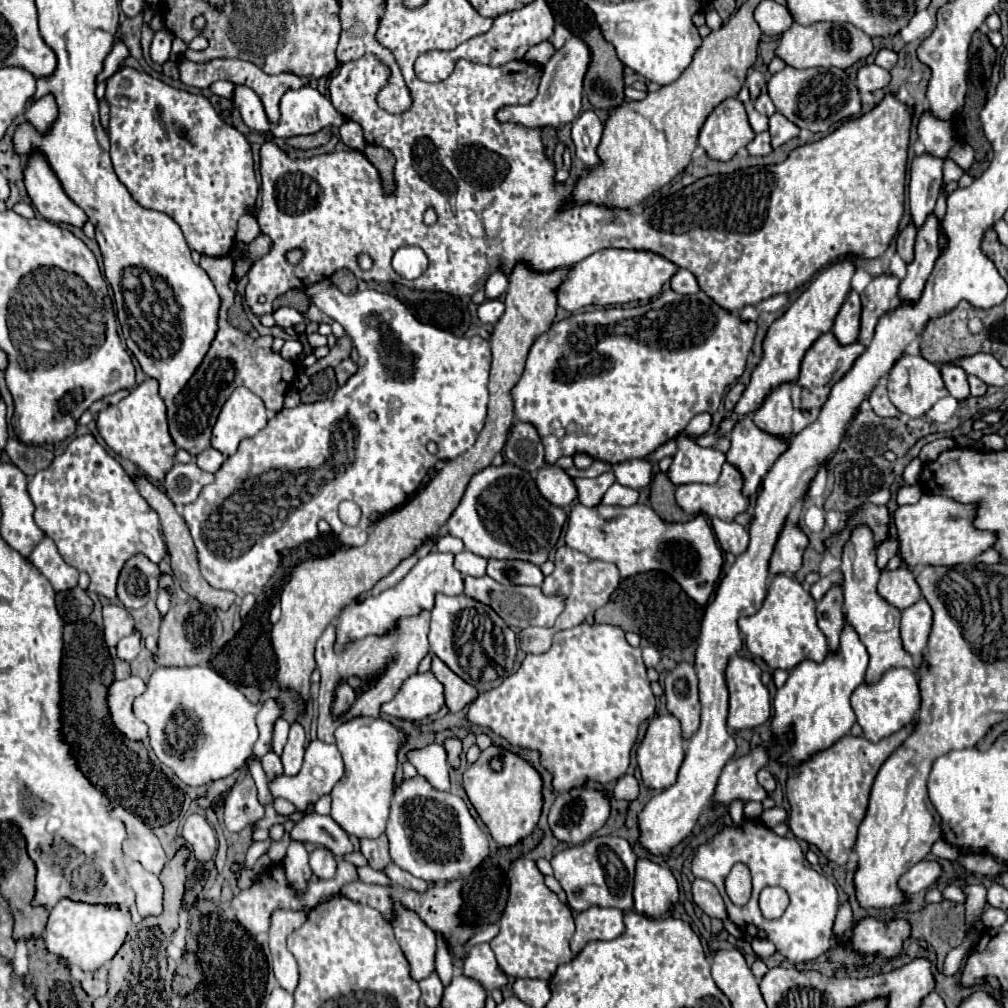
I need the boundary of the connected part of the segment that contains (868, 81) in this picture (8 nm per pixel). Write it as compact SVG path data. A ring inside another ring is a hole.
M866 64L858 70L858 90L860 90L860 94L886 88L888 84L890 84L890 72L876 66L876 64Z

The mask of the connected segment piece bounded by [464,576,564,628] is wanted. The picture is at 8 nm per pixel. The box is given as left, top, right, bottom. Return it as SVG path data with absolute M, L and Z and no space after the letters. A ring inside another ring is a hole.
M466 576L464 578L464 594L492 606L492 610L510 626L528 628L528 626L552 626L558 614L564 610L564 598L548 598L536 586L502 586L500 582L492 580L490 576Z

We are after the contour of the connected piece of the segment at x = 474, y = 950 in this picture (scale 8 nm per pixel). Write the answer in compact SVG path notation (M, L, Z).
M486 942L476 944L464 952L462 976L480 982L488 992L492 992L494 988L502 988L506 984L506 974L498 966L492 948Z

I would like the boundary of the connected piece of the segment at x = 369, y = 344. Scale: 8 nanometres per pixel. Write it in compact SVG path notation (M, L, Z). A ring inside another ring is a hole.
M328 280L324 282L318 282L314 286L310 286L306 290L306 294L314 300L314 304L326 312L330 318L334 318L344 330L346 334L352 338L354 342L354 348L358 350L358 372L352 374L348 378L348 382L344 386L340 386L336 390L336 396L332 400L326 400L326 402L314 402L314 404L300 404L296 408L284 408L276 414L270 416L268 420L268 426L264 430L260 430L256 436L252 438L246 438L240 442L238 446L238 452L234 456L230 456L228 460L224 460L224 464L220 466L220 470L214 474L214 482L210 486L206 486L200 496L196 498L196 502L192 504L186 504L184 506L184 520L190 528L190 534L194 538L194 546L198 550L198 558L200 558L200 568L206 576L206 580L214 586L214 588L222 588L222 590L230 590L234 592L238 598L244 598L246 594L260 594L264 584L270 580L270 576L276 572L278 564L280 564L280 558L278 558L278 552L280 550L286 550L286 548L294 548L306 540L312 540L318 536L318 528L316 528L316 522L320 518L324 518L332 530L336 532L336 536L340 536L342 544L346 546L362 546L368 538L368 520L374 512L392 512L394 508L398 508L400 504L404 504L414 492L418 490L424 476L428 474L428 470L436 464L436 460L448 460L448 458L456 458L460 454L464 454L468 448L474 446L476 442L476 436L480 434L482 426L484 426L484 418L486 418L486 404L488 404L488 372L490 372L490 344L480 338L480 336L474 336L474 338L462 338L462 336L456 336L448 330L442 330L442 328L436 328L432 324L424 324L420 322L414 314L412 314L412 308L404 302L400 302L396 296L392 294L386 294L386 292L374 292L374 290L362 290L362 292L354 292L354 294L342 294L334 284L330 284ZM428 442L436 442L438 446L438 454L430 454L426 450L426 444ZM342 500L352 500L360 506L362 510L362 520L358 526L350 528L346 526L340 518L338 518L338 504Z

